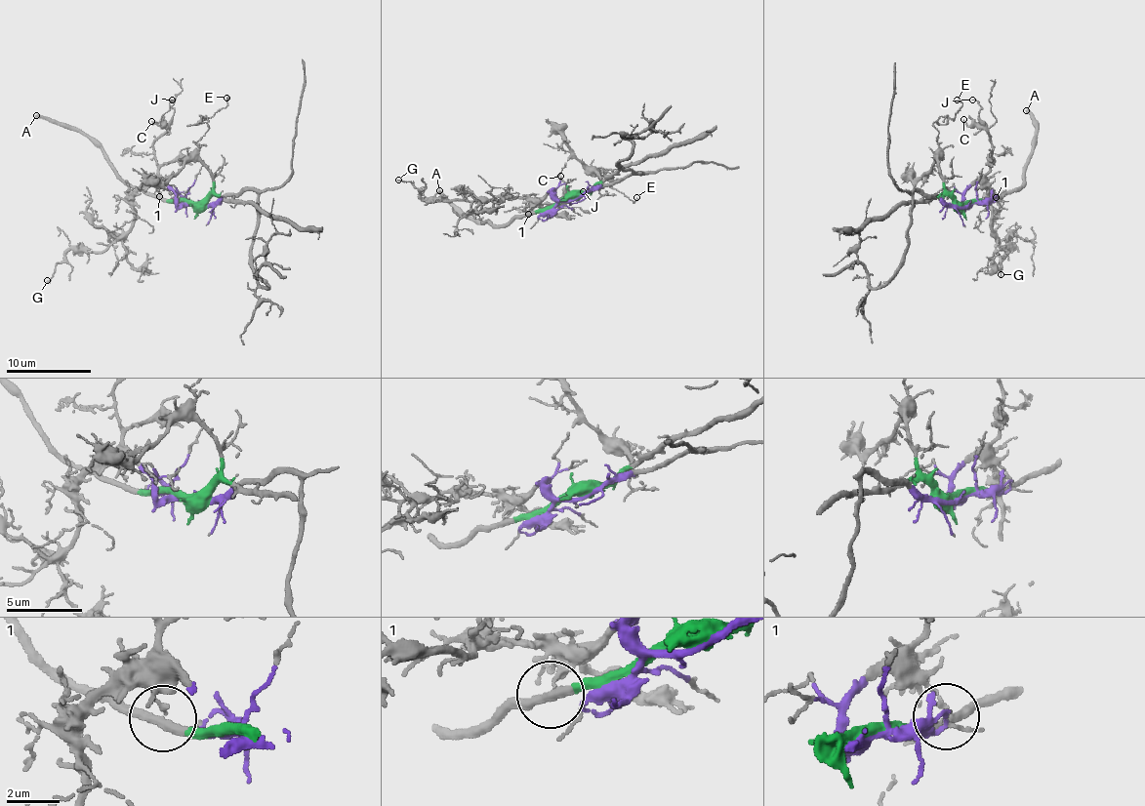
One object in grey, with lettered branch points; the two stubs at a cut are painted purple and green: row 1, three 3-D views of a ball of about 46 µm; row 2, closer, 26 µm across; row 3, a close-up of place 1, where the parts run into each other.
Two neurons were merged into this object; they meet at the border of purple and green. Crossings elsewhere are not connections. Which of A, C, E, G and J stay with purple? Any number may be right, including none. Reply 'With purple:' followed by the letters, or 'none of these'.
With purple: C, G, J

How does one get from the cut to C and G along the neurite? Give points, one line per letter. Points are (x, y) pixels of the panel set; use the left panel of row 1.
C: (195, 204), (179, 202), (167, 187), (157, 169), (153, 143), (165, 131), (150, 122)
G: (195, 204), (182, 205), (164, 184), (143, 186), (134, 196), (135, 224), (102, 251), (70, 248), (47, 281)

